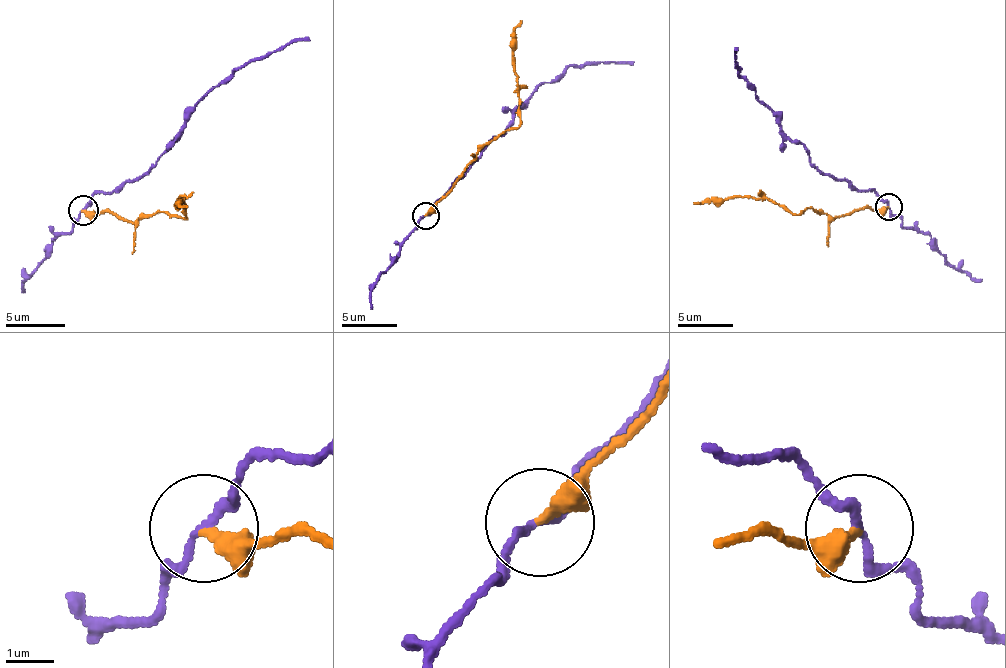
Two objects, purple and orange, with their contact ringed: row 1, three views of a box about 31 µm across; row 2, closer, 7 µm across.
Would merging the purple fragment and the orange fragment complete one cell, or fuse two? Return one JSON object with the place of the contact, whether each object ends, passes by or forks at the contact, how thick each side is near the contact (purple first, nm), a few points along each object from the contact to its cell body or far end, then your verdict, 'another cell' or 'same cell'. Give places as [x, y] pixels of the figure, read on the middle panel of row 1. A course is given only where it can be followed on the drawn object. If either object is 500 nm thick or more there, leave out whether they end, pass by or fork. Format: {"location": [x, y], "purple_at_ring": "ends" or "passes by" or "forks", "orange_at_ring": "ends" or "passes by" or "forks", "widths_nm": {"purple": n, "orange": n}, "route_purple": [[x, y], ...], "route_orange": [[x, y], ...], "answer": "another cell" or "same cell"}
{"location": [425, 215], "purple_at_ring": "passes by", "orange_at_ring": "ends", "widths_nm": {"purple": 170, "orange": 320}, "route_purple": [[425, 216], [482, 150], [499, 136], [540, 84], [556, 79], [570, 65], [633, 62]], "route_orange": [[425, 216], [474, 156], [521, 123], [512, 32], [521, 21]], "answer": "another cell"}

